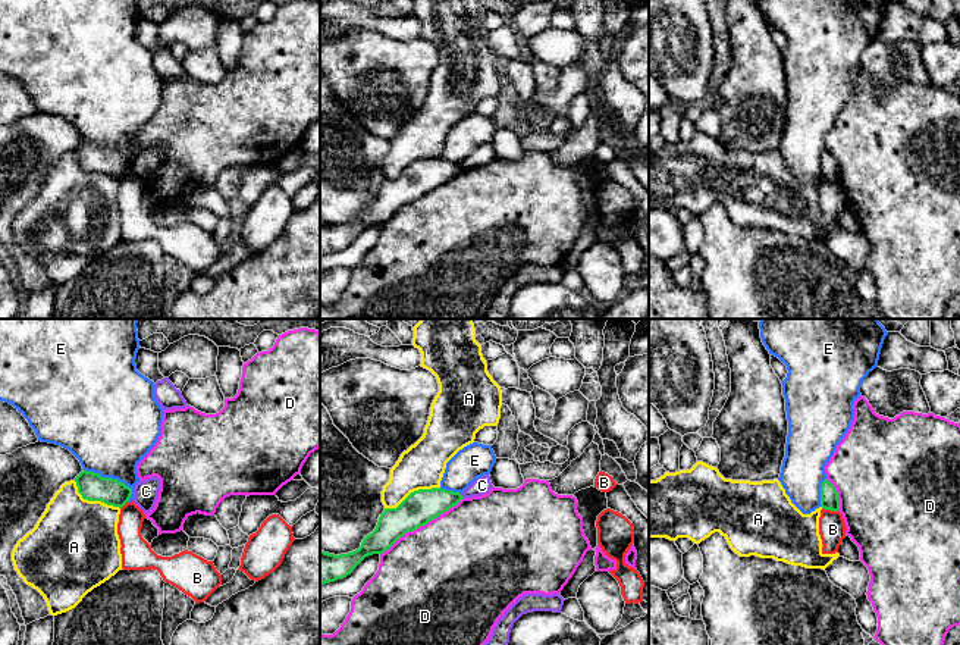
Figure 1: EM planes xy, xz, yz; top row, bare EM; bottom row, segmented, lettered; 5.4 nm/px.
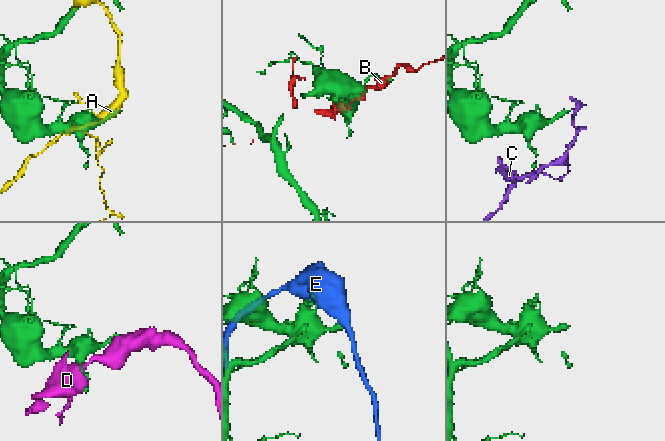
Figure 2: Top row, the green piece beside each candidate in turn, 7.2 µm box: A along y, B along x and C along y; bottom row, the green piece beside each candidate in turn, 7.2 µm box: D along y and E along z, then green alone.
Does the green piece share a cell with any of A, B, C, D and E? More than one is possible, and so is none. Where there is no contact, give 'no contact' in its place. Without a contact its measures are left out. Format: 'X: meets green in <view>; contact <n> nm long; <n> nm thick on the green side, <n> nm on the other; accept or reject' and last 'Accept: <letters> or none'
A: meets green in xz; contact 320 nm long; 180 nm thick on the green side, 240 nm on the other; reject
B: meets green in yz; contact 100 nm long; 100 nm thick on the green side, 140 nm on the other; reject
C: meets green in xz; contact 30 nm long; 180 nm thick on the green side, 100 nm on the other; reject
D: meets green in xz; contact 550 nm long; 180 nm thick on the green side, 480 nm on the other; reject
E: meets green in xy; contact 300 nm long; 150 nm thick on the green side, 440 nm on the other; reject
Accept: none

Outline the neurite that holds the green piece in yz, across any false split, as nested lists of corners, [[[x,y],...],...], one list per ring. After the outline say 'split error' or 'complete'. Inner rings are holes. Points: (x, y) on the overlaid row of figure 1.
[[[828,479],[821,485],[821,507],[831,511],[840,511],[838,492]]]; complete

